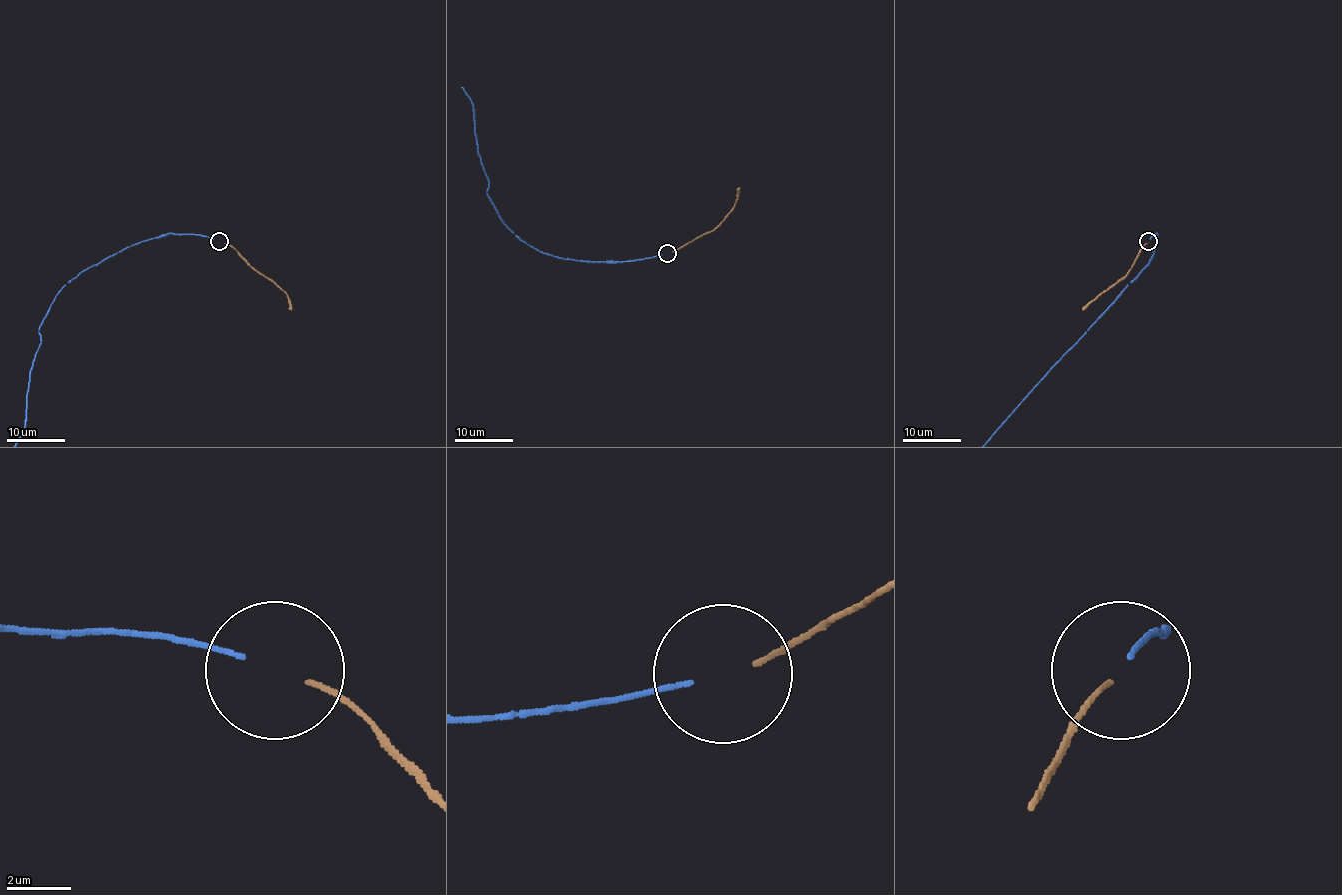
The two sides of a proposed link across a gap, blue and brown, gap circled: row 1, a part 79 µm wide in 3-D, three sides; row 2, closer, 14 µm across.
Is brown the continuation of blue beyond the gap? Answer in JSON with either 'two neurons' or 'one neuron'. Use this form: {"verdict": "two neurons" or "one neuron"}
{"verdict": "one neuron"}

